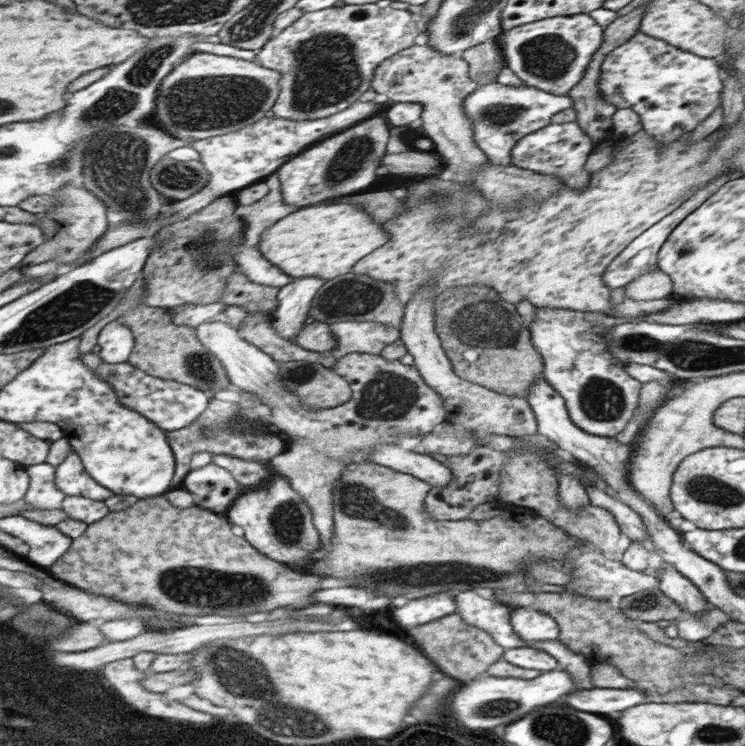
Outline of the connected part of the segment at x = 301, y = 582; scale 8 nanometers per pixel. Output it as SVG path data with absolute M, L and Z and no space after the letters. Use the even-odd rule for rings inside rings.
M167 495L140 500L126 512L112 512L108 518L91 524L88 532L74 539L73 548L56 565L52 572L66 580L98 594L116 596L137 605L151 605L171 614L196 616L241 617L272 608L296 604L302 596L310 596L318 589L320 577L294 571L290 566L268 558L244 536L232 533L232 526L224 516L202 508L172 506Z

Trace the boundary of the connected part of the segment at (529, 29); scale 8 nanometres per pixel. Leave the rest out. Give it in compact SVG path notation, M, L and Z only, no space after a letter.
M573 14L570 17L545 18L508 31L503 30L503 57L508 68L520 80L556 96L571 92L585 78L580 72L587 72L595 54L602 44L602 26L588 14Z

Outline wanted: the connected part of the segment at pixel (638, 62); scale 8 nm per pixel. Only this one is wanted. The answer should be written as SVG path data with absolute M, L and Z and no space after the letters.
M642 32L605 57L600 87L605 102L613 104L617 110L634 110L647 134L662 138L664 144L712 117L721 106L725 92L716 58L702 58Z

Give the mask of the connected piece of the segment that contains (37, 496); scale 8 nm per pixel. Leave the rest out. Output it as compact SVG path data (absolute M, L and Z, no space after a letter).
M48 462L26 467L32 476L32 487L26 500L34 510L60 510L68 494L58 486L58 466Z

